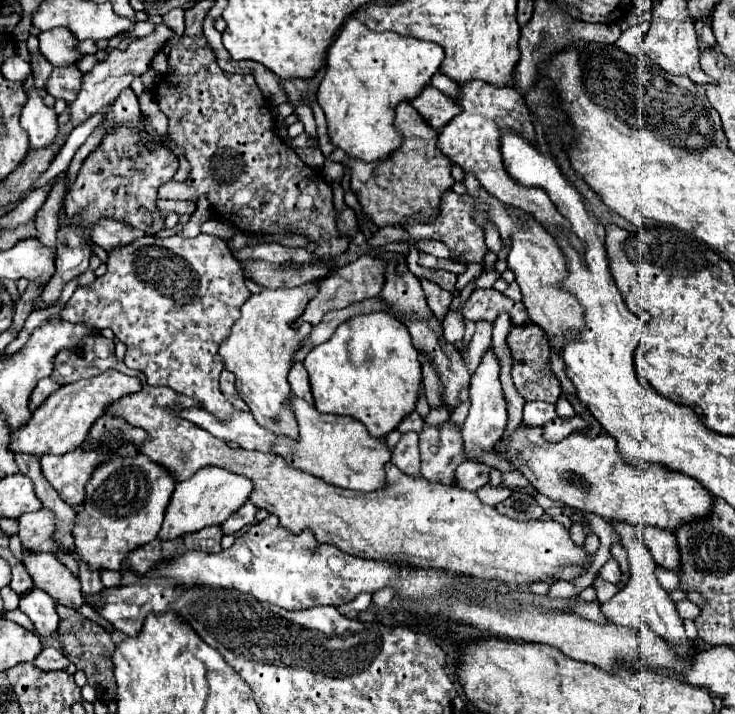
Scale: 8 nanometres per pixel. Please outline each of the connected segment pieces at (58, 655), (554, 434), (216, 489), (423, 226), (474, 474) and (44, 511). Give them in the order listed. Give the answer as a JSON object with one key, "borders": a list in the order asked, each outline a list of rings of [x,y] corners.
{"borders":[[[[54,646],[44,648],[34,660],[34,666],[38,666],[40,670],[64,670],[68,664],[70,660],[66,658],[66,654]]],[[[574,416],[572,420],[564,420],[564,418],[550,420],[550,424],[544,424],[542,430],[544,430],[544,438],[548,442],[558,442],[558,440],[564,440],[570,432],[574,432],[577,429],[586,429],[589,426],[589,423],[583,418]]],[[[206,466],[206,468],[198,470],[190,480],[176,484],[176,490],[166,508],[160,538],[162,536],[176,538],[176,536],[182,536],[188,532],[198,532],[210,524],[226,522],[248,500],[252,488],[254,486],[248,478],[238,476],[238,474],[218,468],[218,466]]],[[[452,190],[444,192],[442,202],[440,202],[440,214],[430,220],[430,222],[416,222],[416,220],[406,220],[406,224],[402,224],[402,228],[412,236],[412,240],[438,240],[444,242],[452,254],[456,254],[460,258],[462,264],[472,264],[472,262],[482,262],[488,248],[484,244],[484,232],[482,228],[478,228],[472,220],[472,198],[468,194],[456,194]]],[[[462,462],[456,468],[456,486],[462,490],[478,490],[488,482],[488,472],[490,468],[486,464],[476,464],[476,462]]],[[[40,508],[38,512],[28,512],[18,518],[18,536],[22,540],[24,548],[36,550],[36,552],[54,552],[54,554],[66,554],[58,542],[54,540],[56,532],[56,516],[48,512],[48,508]]]]}

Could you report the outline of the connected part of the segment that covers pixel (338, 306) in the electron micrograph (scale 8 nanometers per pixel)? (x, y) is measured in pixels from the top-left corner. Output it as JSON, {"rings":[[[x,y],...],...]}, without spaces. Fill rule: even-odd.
{"rings":[[[360,256],[356,262],[352,262],[344,268],[338,268],[334,274],[330,274],[322,280],[320,292],[316,294],[316,298],[312,298],[308,302],[304,314],[296,320],[296,324],[310,322],[312,326],[316,326],[326,312],[342,310],[350,304],[356,304],[356,302],[362,302],[368,298],[376,298],[380,294],[380,290],[384,288],[384,282],[386,282],[384,274],[386,274],[386,262],[382,258],[374,258],[374,256]]]}

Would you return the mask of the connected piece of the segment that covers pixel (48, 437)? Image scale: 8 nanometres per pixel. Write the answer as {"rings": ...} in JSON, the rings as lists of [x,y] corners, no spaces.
{"rings":[[[106,370],[98,376],[66,384],[58,392],[48,396],[48,400],[32,412],[32,418],[26,426],[12,432],[10,450],[32,454],[66,454],[86,440],[90,426],[104,414],[104,410],[112,402],[120,400],[126,394],[138,392],[140,388],[142,382],[136,376],[128,376],[118,370]]]}

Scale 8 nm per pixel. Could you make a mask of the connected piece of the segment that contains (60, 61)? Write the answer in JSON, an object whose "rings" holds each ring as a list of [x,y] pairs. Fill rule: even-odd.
{"rings":[[[54,28],[48,32],[40,32],[40,52],[52,66],[66,66],[80,58],[76,52],[76,38],[66,28]]]}

